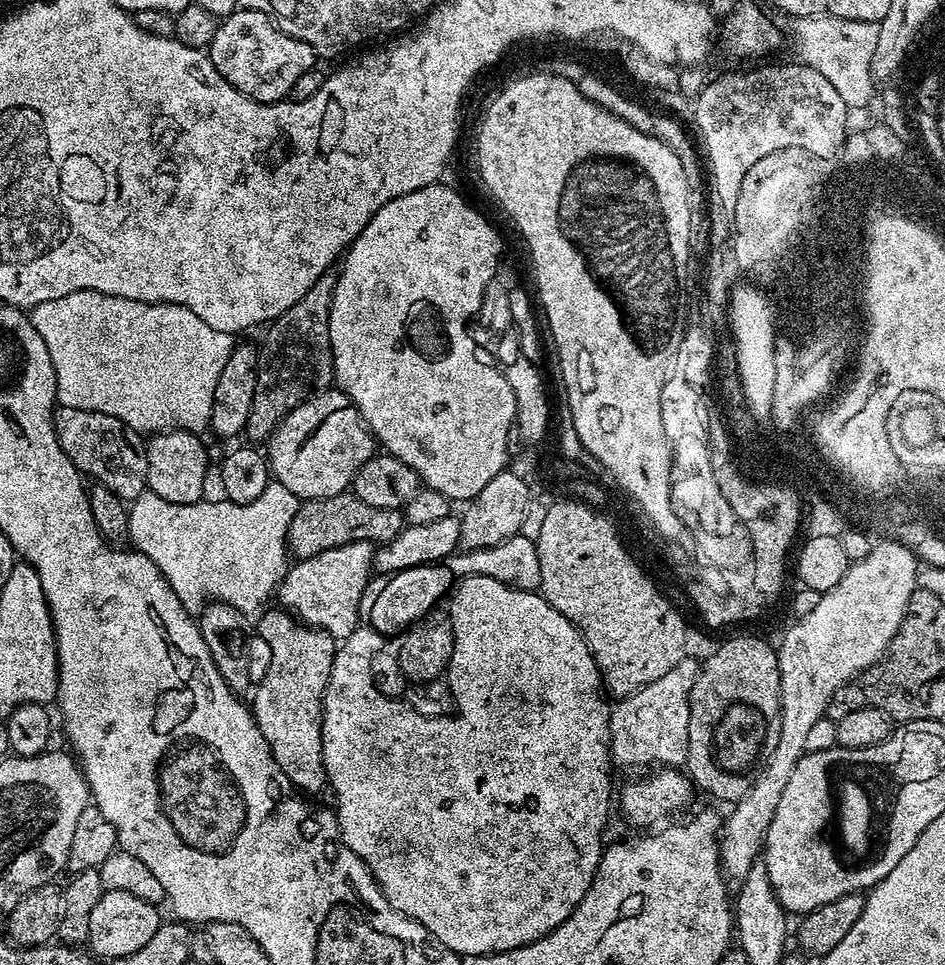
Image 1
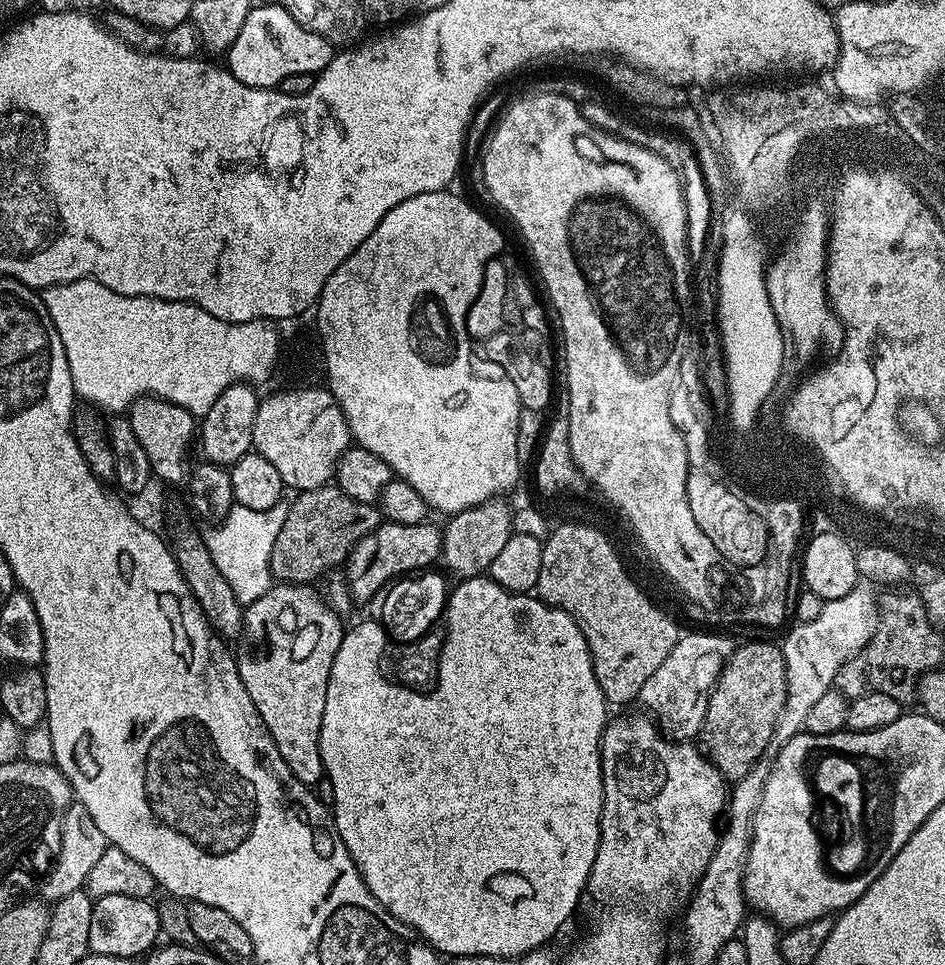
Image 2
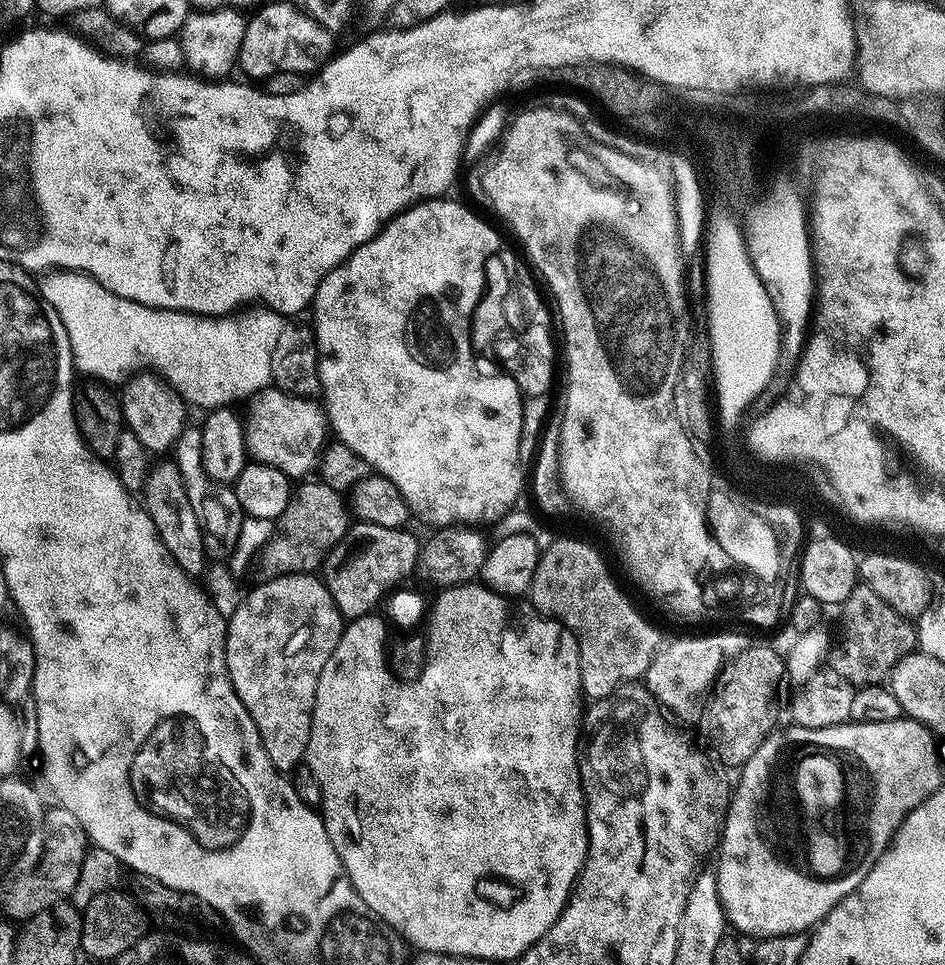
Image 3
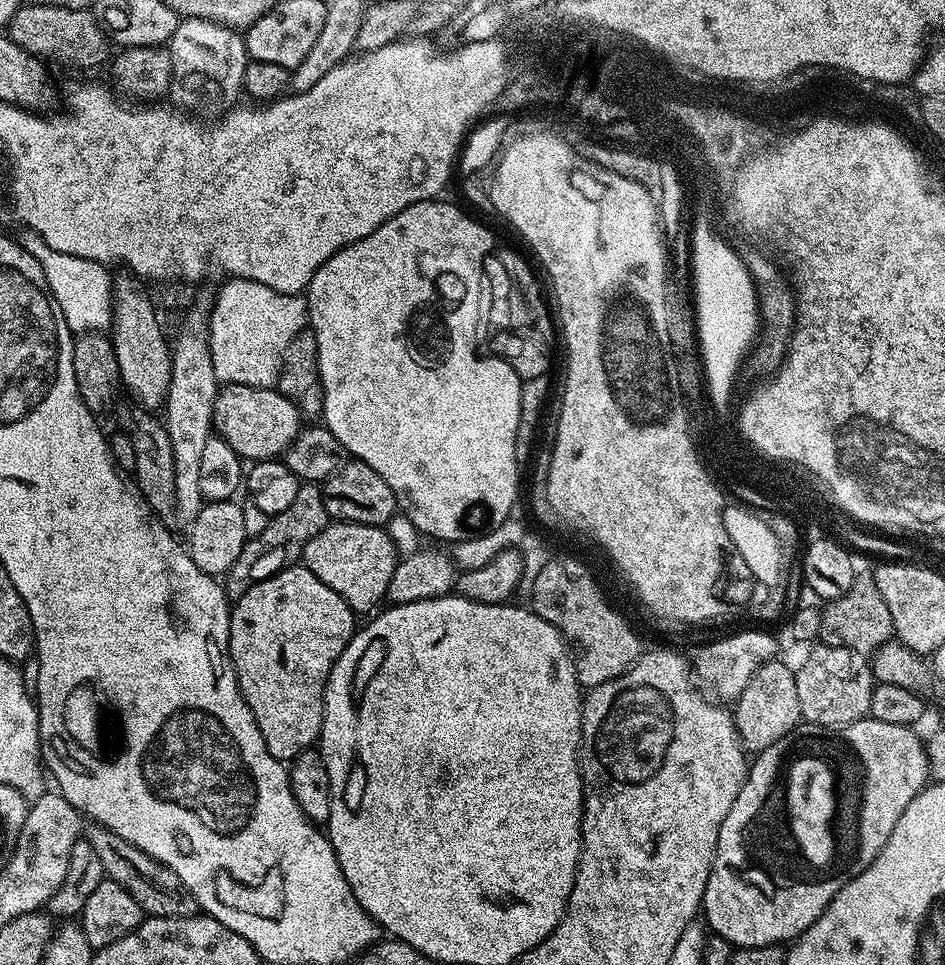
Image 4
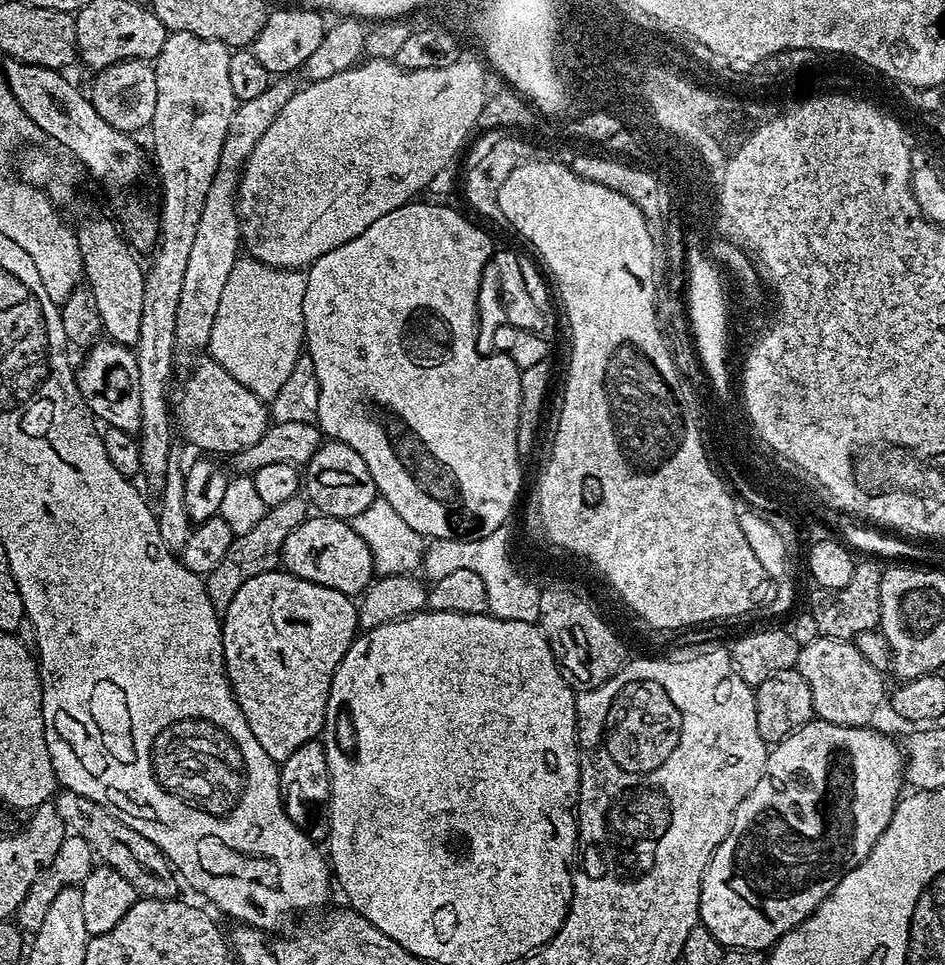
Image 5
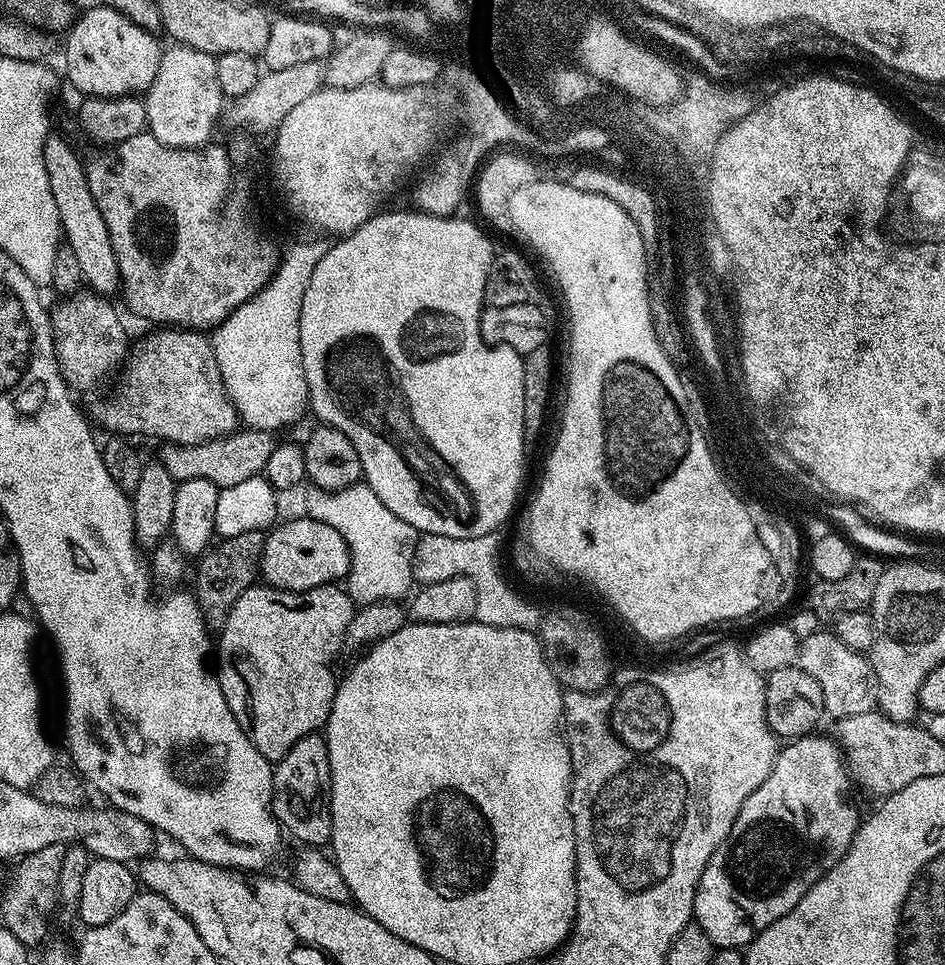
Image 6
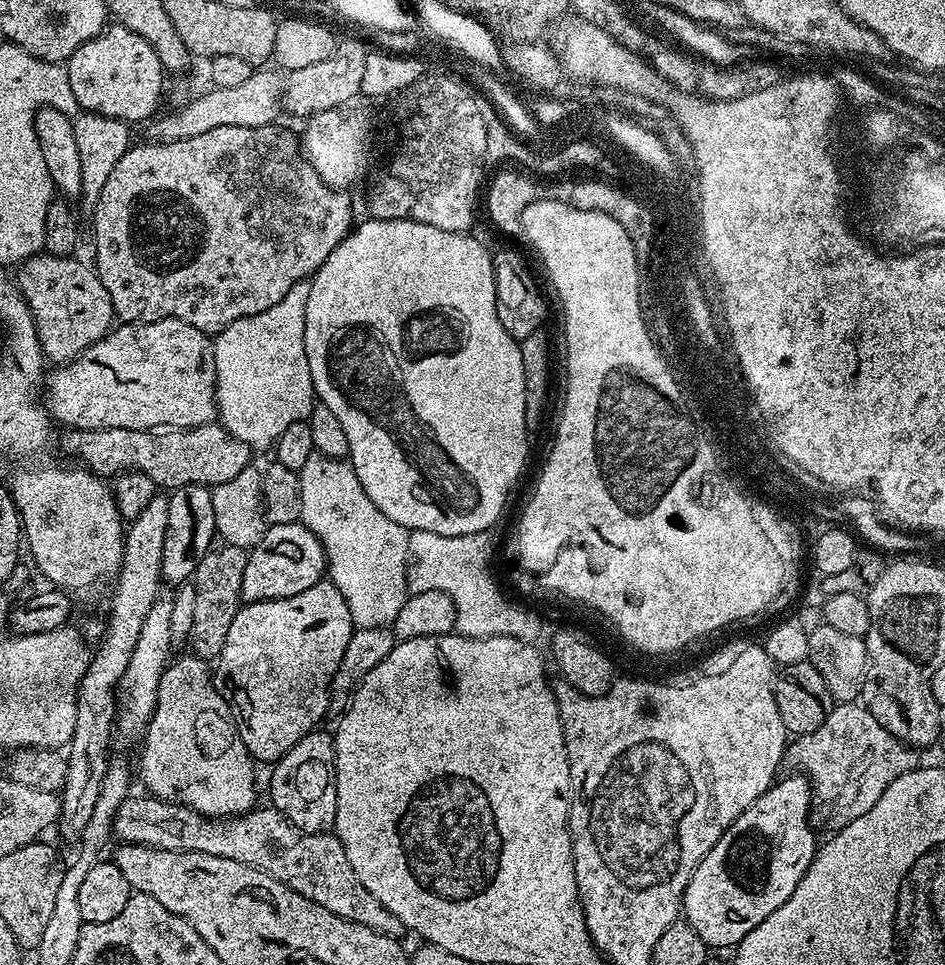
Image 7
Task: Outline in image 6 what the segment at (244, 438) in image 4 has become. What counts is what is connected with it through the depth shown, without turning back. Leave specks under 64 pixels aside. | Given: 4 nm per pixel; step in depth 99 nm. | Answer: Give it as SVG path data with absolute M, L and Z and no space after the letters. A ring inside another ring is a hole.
M176 326L152 331L156 332L131 345L122 368L124 377L121 378L116 393L96 412L101 426L109 428L112 434L120 438L157 436L160 442L169 444L201 444L237 431L236 407L222 382L211 339L203 331L181 330Z

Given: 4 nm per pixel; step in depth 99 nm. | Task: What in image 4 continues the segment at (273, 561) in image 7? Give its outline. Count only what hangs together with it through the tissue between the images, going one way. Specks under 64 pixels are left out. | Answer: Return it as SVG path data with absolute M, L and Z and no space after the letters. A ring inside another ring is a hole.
M330 522L322 531L314 534L310 542L306 542L302 564L310 570L310 574L314 574L314 578L322 578L322 582L326 582L334 594L345 600L353 613L361 614L371 613L377 607L375 604L385 599L390 578L394 578L397 559L396 544L383 527Z

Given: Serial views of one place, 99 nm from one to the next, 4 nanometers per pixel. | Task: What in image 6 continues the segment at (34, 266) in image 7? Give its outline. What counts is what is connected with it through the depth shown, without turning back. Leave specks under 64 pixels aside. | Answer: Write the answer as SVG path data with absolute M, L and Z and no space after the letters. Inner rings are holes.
M77 290L64 300L55 309L51 309L52 334L54 336L54 350L58 358L58 366L62 378L67 382L69 389L77 393L88 392L99 380L104 380L108 376L111 368L119 369L125 363L130 351L130 339L128 332L124 329L124 324L120 321L120 316L116 313L113 301L105 296L98 295L91 290Z

